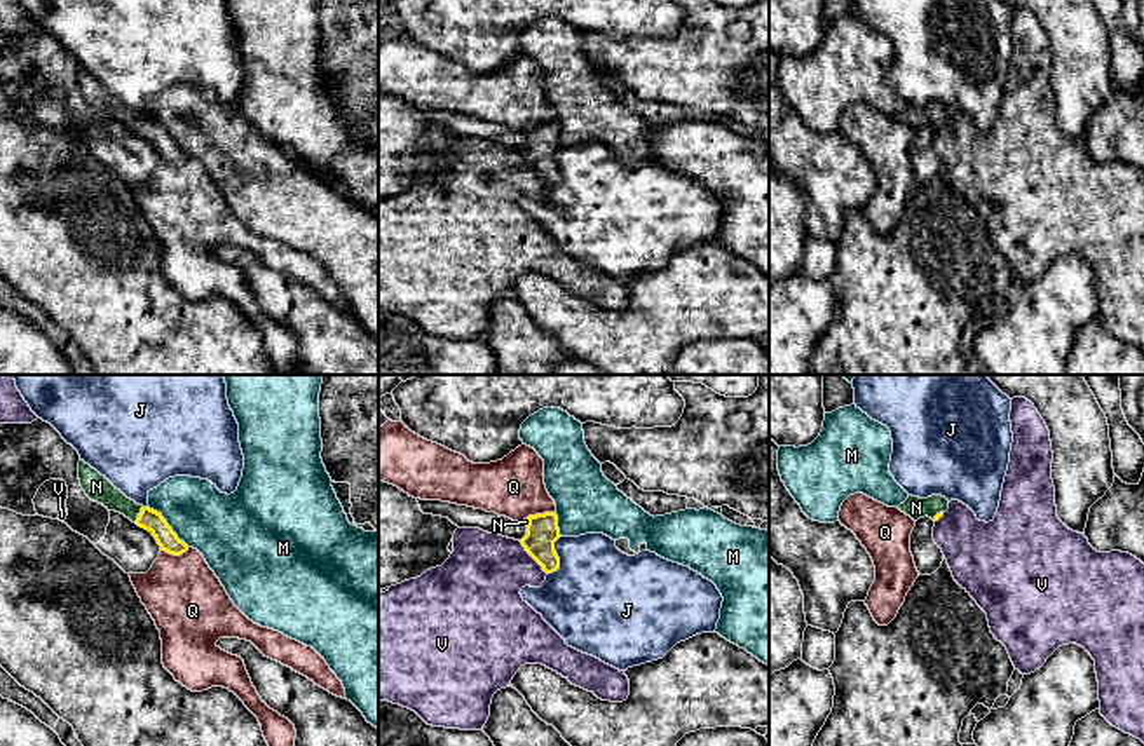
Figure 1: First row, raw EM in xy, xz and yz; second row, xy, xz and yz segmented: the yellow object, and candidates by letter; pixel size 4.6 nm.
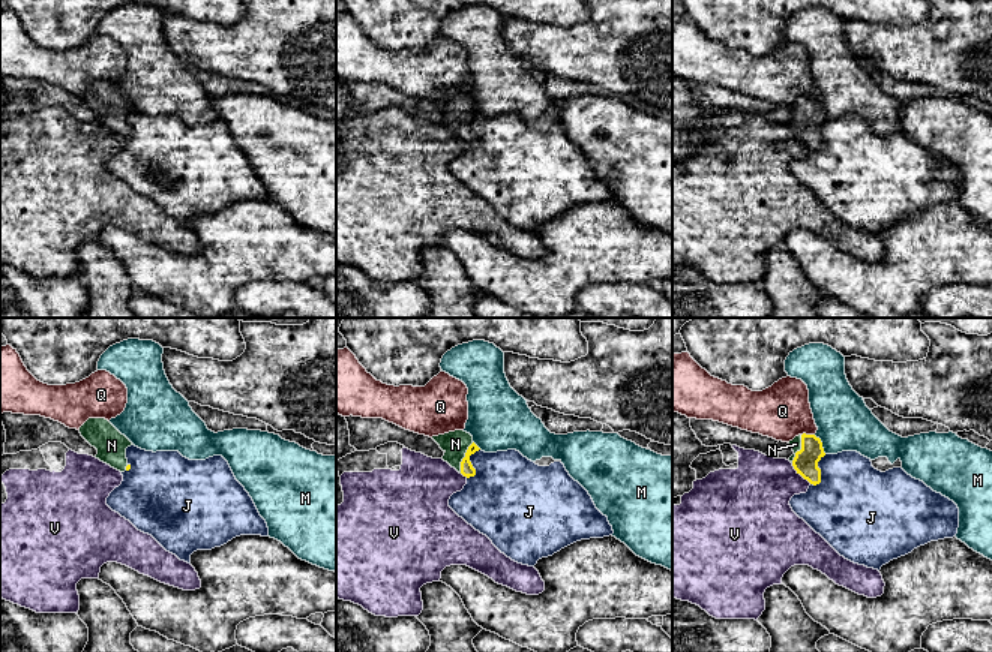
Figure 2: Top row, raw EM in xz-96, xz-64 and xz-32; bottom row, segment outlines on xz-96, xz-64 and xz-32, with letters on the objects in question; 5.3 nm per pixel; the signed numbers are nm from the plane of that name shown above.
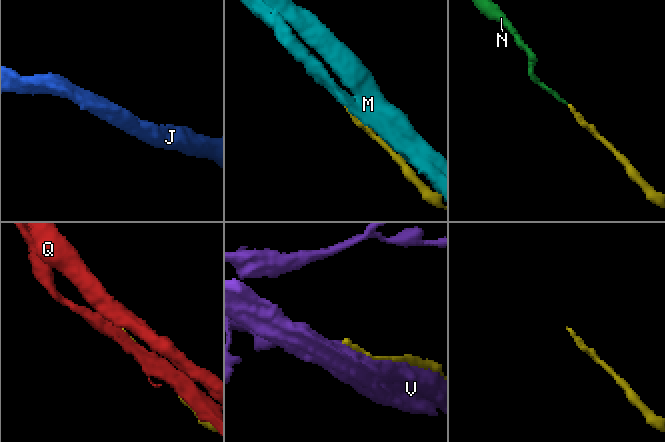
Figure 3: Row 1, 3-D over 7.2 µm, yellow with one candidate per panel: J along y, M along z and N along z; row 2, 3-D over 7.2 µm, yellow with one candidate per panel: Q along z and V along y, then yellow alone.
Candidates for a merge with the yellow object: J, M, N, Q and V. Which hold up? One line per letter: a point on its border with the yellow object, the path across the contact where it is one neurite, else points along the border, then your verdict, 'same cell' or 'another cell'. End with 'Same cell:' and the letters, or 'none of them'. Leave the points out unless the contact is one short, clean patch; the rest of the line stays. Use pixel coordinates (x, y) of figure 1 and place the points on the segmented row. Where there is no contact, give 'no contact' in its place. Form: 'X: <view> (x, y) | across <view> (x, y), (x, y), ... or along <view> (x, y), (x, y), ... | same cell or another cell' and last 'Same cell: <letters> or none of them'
J: xz (557, 556) | another cell
M: xy (168, 525) | another cell
N: xy (140, 515) | across xy (150, 520), (140, 515), (96, 487) | same cell
Q: xy (175, 555) | another cell
V: xz (532, 556) | another cell
Same cell: N

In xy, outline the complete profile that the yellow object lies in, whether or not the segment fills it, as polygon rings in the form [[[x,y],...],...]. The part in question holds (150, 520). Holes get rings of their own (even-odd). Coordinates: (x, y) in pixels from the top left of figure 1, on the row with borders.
[[[84,460],[78,462],[78,479],[85,495],[103,504],[108,511],[115,511],[129,518],[138,526],[148,530],[160,551],[180,556],[188,551],[188,546],[178,539],[167,521],[160,512],[143,507],[134,500],[127,498],[120,490],[117,490],[105,476],[92,469]]]

